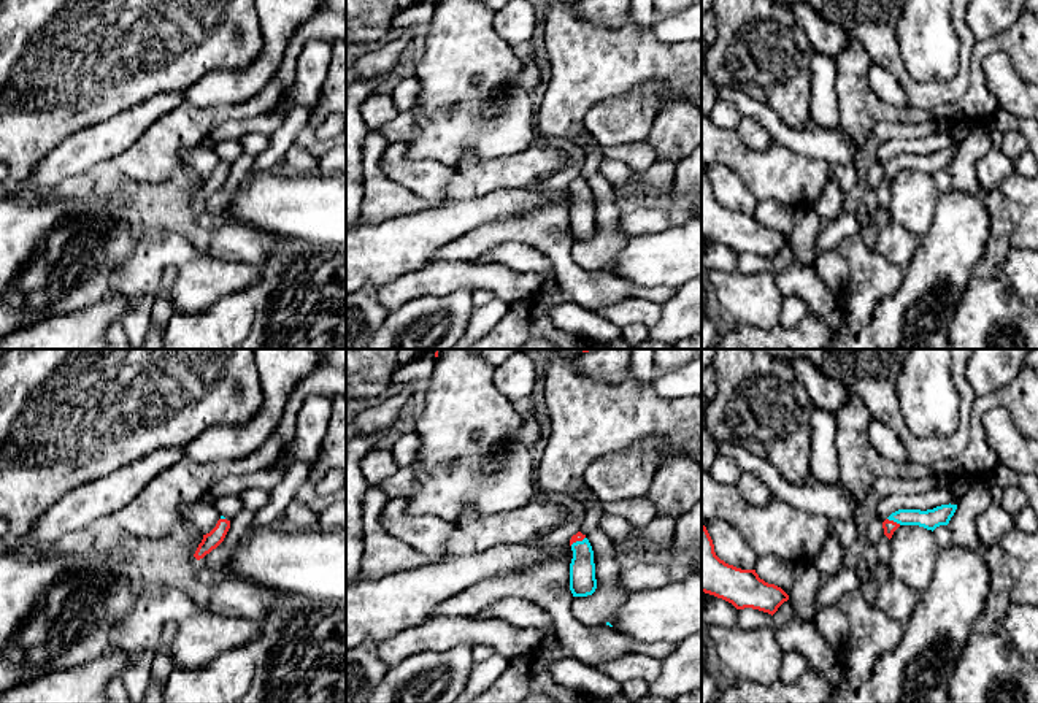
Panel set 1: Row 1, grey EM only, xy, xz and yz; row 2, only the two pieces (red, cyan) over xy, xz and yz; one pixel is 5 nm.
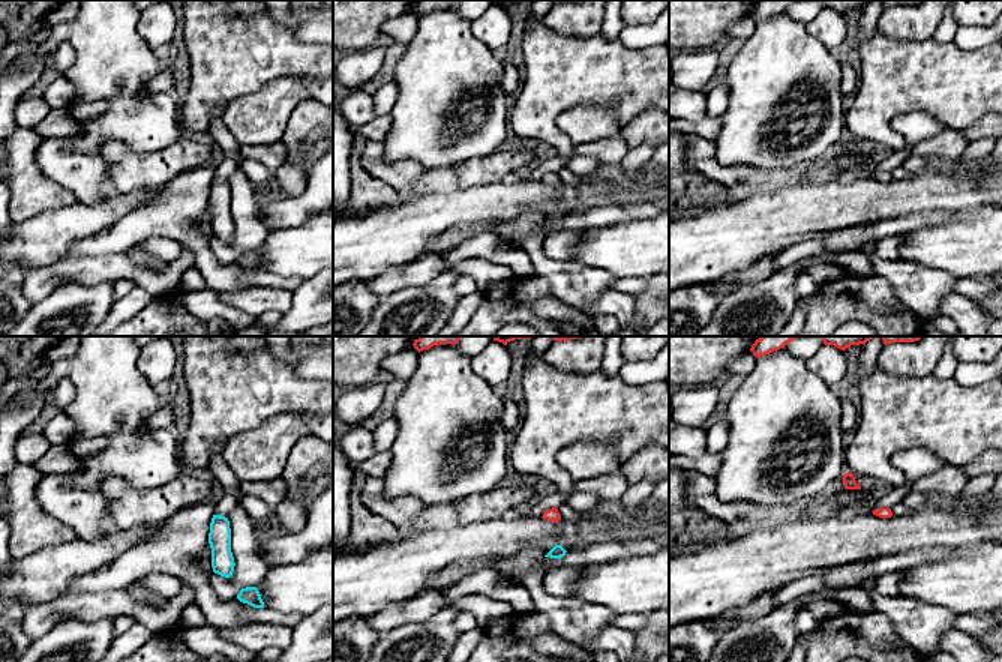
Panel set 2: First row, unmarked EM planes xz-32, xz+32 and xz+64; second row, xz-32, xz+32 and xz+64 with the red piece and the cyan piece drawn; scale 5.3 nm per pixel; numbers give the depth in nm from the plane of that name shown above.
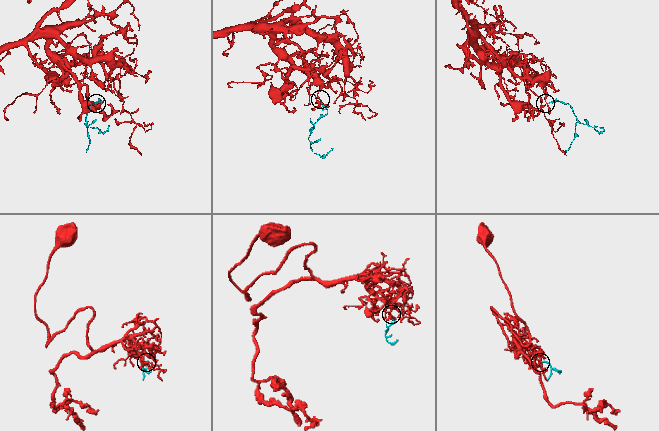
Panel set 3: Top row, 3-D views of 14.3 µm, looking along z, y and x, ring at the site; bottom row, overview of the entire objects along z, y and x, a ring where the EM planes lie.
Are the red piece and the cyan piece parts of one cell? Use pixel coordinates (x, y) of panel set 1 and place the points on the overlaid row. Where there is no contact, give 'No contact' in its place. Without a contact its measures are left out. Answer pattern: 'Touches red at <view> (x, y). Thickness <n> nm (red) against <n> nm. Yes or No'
Touches red at yz (892, 521). Thickness 70 nm (red) against 100 nm. Yes

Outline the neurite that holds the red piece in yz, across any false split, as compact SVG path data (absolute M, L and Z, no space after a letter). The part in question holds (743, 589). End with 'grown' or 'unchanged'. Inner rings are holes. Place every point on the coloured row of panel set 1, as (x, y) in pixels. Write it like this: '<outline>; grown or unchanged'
M703 524L702 592L722 598L736 609L752 608L771 616L789 600L781 587L760 579L755 570L741 570L721 560Z; unchanged

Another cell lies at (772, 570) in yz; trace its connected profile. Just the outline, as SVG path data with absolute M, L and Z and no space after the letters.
M773 555L759 559L759 565L755 568L760 579L781 587L787 595L792 589L792 571L794 563L779 560Z

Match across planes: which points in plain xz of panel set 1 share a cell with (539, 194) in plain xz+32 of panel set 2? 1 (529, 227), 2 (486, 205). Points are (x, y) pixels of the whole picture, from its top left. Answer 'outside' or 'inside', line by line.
1: outside
2: inside

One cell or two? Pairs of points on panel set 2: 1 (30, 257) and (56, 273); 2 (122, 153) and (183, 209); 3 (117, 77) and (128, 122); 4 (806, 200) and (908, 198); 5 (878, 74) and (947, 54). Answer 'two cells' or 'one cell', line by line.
1: two cells
2: two cells
3: one cell
4: one cell
5: one cell

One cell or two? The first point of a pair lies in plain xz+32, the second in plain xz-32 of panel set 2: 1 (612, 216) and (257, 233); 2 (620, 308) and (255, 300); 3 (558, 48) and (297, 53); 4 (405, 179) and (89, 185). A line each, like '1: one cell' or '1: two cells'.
1: two cells
2: one cell
3: one cell
4: one cell

